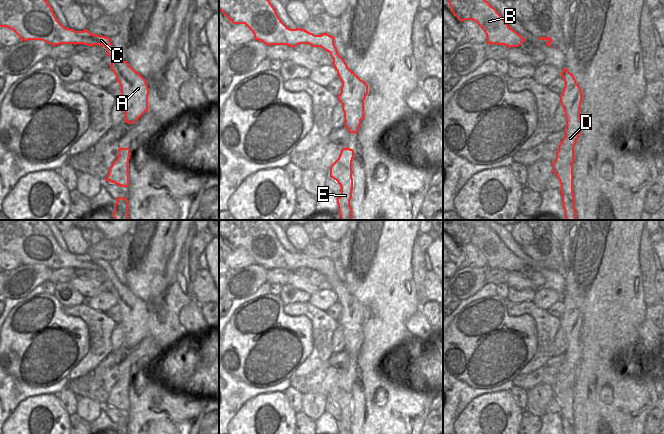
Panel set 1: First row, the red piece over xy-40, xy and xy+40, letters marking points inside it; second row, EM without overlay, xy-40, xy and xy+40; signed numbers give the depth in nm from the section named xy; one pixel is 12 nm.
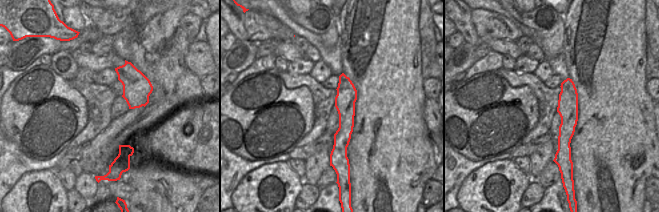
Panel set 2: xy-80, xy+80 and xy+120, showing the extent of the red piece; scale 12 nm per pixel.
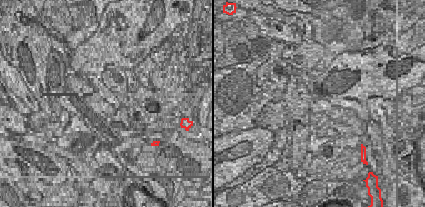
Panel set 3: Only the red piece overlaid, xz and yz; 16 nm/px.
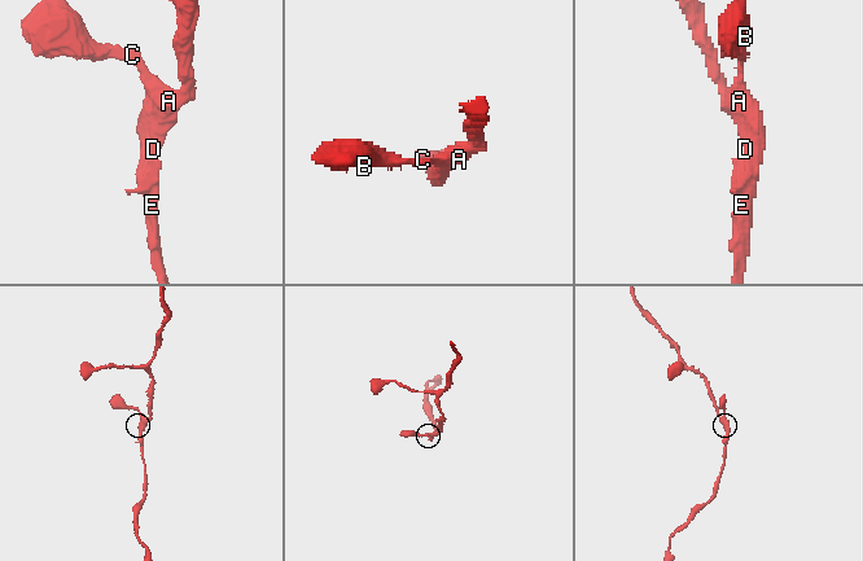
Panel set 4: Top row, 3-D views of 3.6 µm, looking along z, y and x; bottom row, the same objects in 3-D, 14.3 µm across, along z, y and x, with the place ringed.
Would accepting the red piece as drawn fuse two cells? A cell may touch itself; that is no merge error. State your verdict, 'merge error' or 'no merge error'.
no merge error

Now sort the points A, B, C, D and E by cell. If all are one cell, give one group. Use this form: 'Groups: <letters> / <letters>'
Groups: A B C D E.

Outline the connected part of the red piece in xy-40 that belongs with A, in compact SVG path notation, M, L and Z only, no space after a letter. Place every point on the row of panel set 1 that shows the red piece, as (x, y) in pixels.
M0 0L0 27L13 30L21 41L42 40L52 46L83 44L105 47L112 60L110 69L121 86L119 101L124 108L124 121L133 124L148 111L146 80L127 61L119 58L110 38L94 35L87 29L75 31L65 28L46 0Z

